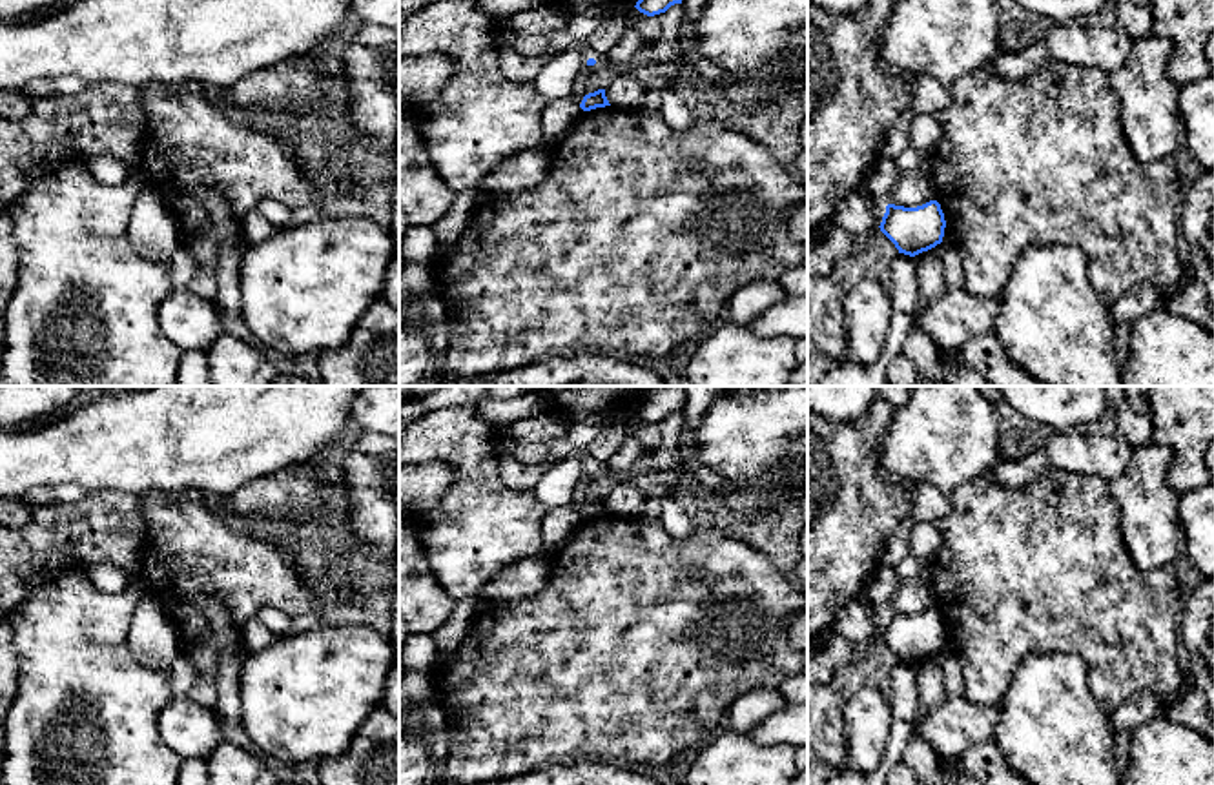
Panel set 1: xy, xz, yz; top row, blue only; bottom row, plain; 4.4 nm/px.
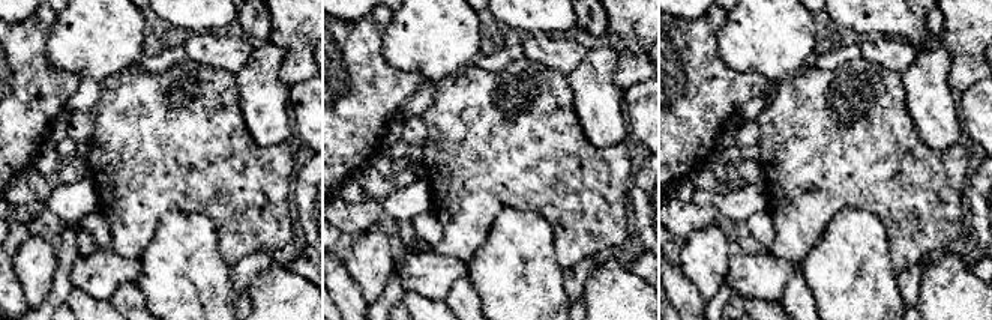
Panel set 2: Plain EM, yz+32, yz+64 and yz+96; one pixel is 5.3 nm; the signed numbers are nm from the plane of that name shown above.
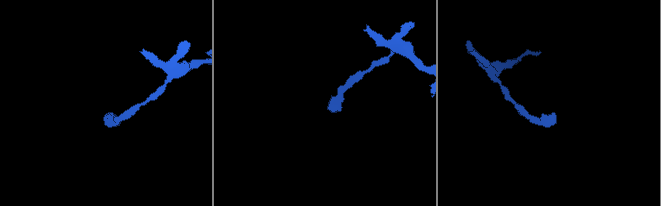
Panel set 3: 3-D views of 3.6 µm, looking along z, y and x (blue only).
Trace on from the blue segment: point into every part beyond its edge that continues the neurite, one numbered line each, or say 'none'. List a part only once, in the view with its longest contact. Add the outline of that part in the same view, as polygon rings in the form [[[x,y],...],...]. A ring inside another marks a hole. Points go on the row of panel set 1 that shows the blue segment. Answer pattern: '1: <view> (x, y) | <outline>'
none

